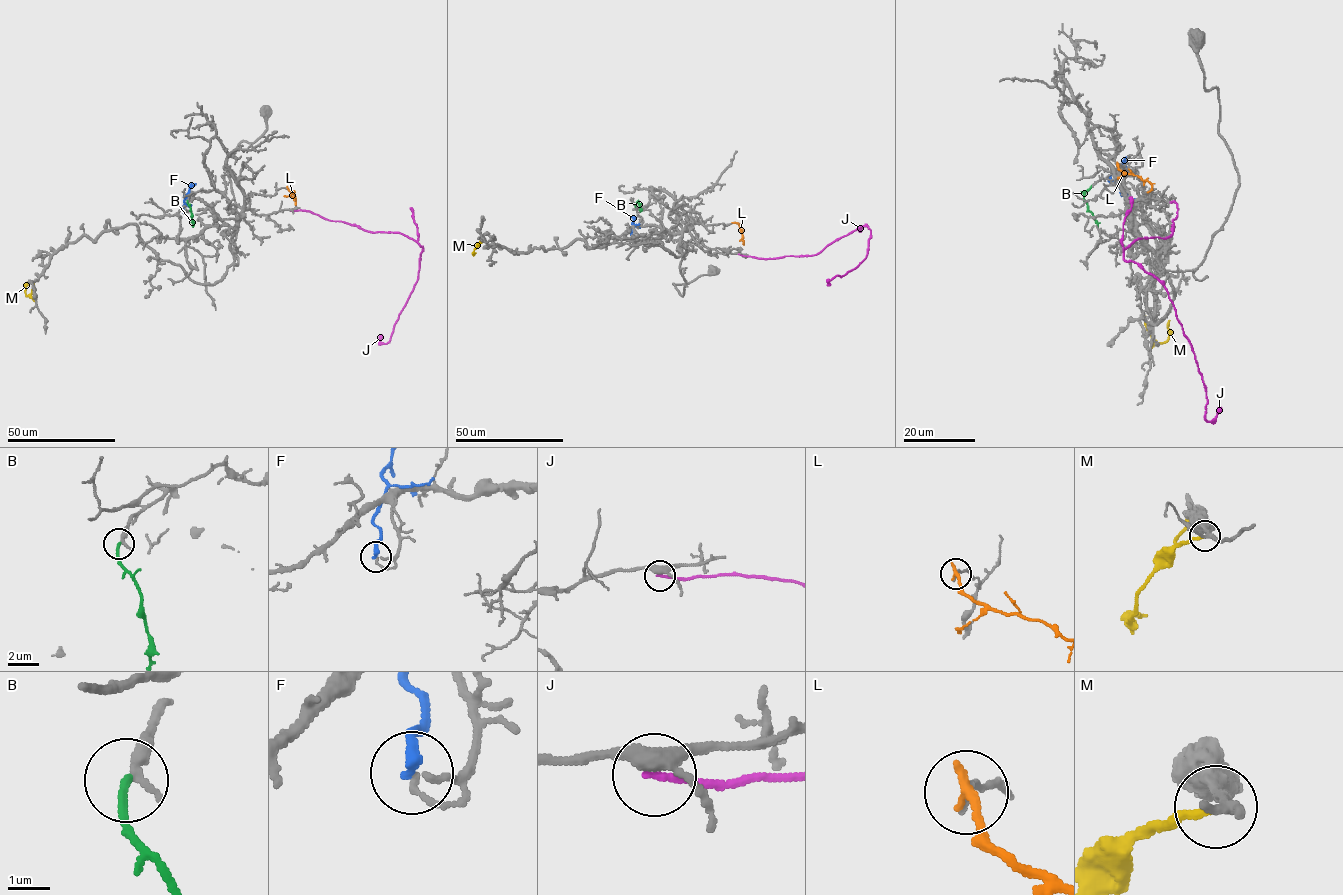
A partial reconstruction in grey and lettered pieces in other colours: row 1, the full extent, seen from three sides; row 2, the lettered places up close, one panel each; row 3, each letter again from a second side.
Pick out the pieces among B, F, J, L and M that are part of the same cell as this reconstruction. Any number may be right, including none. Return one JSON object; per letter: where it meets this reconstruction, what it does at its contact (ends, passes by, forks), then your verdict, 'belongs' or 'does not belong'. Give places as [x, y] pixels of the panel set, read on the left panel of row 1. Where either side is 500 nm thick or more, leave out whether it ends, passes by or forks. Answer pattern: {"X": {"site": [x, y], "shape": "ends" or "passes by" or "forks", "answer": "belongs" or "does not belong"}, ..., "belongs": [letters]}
{"B": {"site": [187, 200], "shape": "ends", "answer": "belongs"}, "F": {"site": [183, 211], "shape": "ends", "answer": "does not belong"}, "J": {"site": [290, 210], "shape": "ends", "answer": "does not belong"}, "L": {"site": [287, 188], "shape": "ends", "answer": "does not belong"}, "M": {"site": [35, 301], "shape": "ends", "answer": "does not belong"}, "belongs": ["B"]}

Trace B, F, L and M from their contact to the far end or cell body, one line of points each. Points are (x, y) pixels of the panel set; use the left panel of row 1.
B: (187, 200), (193, 227)
F: (183, 211), (185, 195), (195, 183)
L: (287, 188), (294, 194), (296, 205)
M: (36, 301), (26, 296), (27, 282)

